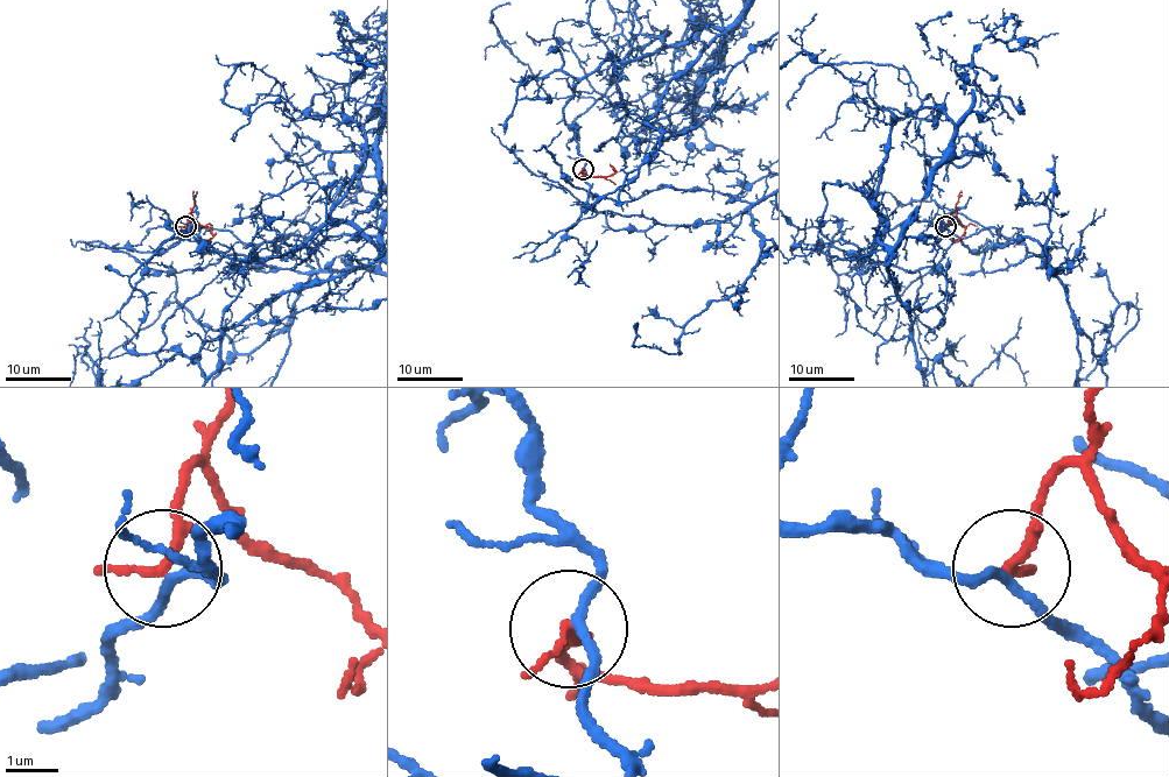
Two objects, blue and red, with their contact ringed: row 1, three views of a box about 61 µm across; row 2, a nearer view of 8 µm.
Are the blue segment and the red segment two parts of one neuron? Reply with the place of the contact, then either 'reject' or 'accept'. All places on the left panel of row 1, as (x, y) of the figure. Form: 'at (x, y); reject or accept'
at (185, 226); reject

